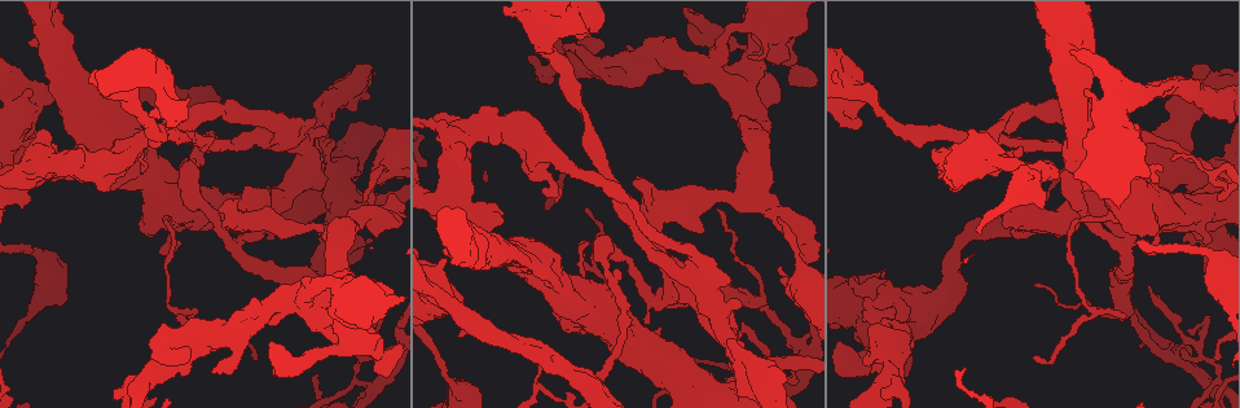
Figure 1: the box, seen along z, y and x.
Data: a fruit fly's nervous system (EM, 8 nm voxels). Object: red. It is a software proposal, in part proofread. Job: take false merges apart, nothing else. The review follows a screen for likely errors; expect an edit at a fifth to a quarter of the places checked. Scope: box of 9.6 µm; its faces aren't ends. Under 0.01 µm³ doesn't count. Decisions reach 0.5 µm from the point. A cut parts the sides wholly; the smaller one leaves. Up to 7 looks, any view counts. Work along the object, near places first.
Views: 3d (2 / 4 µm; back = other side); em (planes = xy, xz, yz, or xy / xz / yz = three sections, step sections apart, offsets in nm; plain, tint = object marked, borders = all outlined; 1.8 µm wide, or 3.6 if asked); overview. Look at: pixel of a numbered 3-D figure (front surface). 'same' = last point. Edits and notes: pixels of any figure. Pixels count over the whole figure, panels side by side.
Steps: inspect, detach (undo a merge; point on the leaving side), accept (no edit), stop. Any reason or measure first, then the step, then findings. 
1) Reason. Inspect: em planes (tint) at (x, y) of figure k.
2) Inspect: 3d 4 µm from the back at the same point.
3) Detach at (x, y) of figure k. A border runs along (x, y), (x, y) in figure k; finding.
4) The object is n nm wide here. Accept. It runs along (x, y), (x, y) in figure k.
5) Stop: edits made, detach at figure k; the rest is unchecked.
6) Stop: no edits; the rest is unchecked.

Calibre changes. Inspect: em 3.6 µm planes (tint) at (1146, 218) of figure 1.

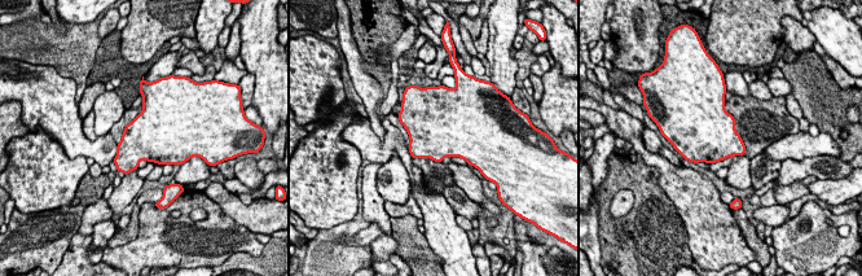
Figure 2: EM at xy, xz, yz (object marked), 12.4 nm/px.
Accept. All the same neuron.

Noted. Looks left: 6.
Sudden change in width. Inspect: 3d 4 µm at (25, 137) of figure 1.

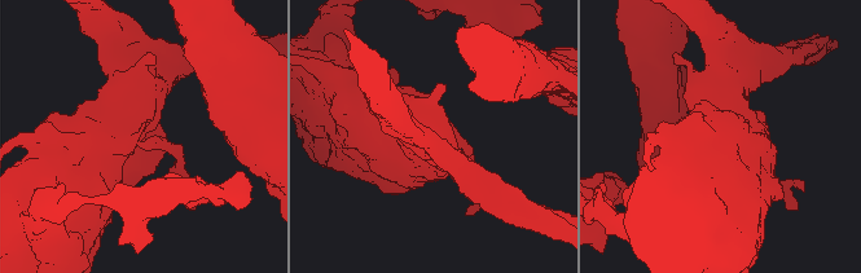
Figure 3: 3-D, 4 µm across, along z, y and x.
Need the tissue. Inspect: em 3.6 µm planes (tint) at (143, 133) of figure 3.

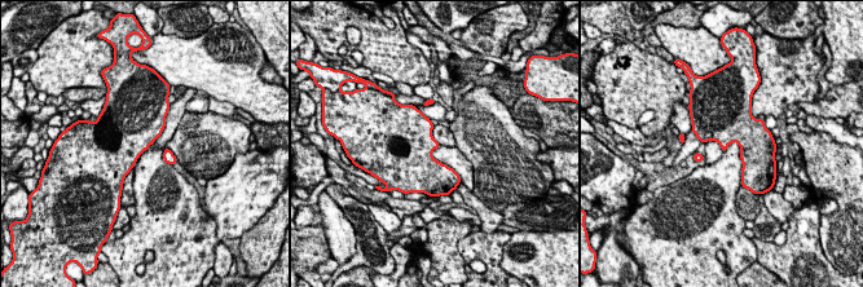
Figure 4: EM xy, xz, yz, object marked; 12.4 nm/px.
Accept. Continuous, no second neuron.

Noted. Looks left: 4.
Inspect: em 3.6 µm planes (tint) at (546, 153) of figure 1.

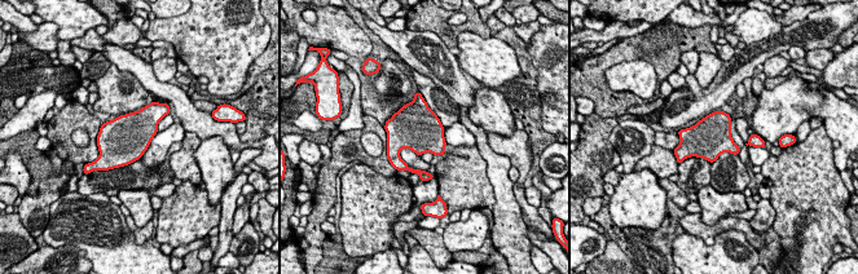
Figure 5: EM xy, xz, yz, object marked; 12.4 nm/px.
Accept. One neuron here.

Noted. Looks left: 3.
Stop: no edits; the rest is unchecked.

